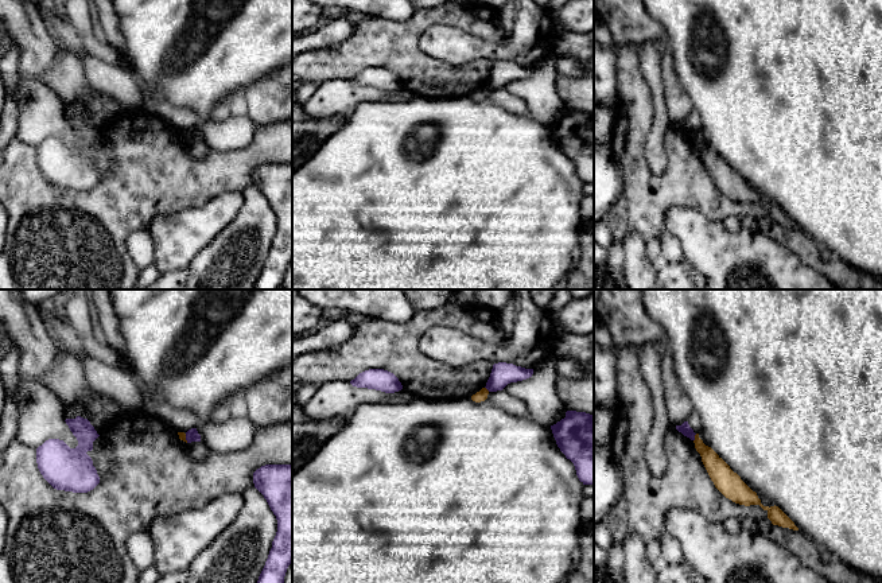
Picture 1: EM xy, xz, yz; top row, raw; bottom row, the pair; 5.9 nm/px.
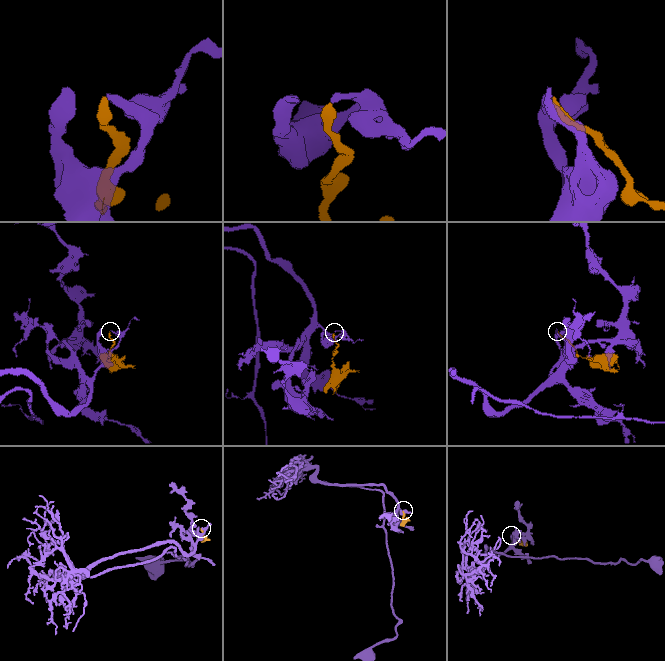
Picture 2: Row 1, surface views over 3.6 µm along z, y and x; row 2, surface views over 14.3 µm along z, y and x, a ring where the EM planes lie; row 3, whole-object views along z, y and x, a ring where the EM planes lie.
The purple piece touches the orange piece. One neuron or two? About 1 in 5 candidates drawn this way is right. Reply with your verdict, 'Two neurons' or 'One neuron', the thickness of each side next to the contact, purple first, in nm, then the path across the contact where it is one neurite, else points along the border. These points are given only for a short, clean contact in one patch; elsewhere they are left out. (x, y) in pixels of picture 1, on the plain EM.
Two neurons. Thickness 70 nm (purple) against 130 nm. Boundary: yz (696, 132), (694, 139)

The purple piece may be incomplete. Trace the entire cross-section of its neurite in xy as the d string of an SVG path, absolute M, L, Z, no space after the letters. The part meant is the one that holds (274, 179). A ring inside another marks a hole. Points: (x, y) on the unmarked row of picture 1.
M292 163L261 164L253 171L253 182L277 218L272 246L253 289L283 289L292 261Z

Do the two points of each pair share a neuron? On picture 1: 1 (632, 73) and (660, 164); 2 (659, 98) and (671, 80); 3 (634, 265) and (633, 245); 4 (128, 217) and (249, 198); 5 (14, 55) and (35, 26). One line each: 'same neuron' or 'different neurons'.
1: different neurons
2: different neurons
3: same neuron
4: different neurons
5: different neurons

